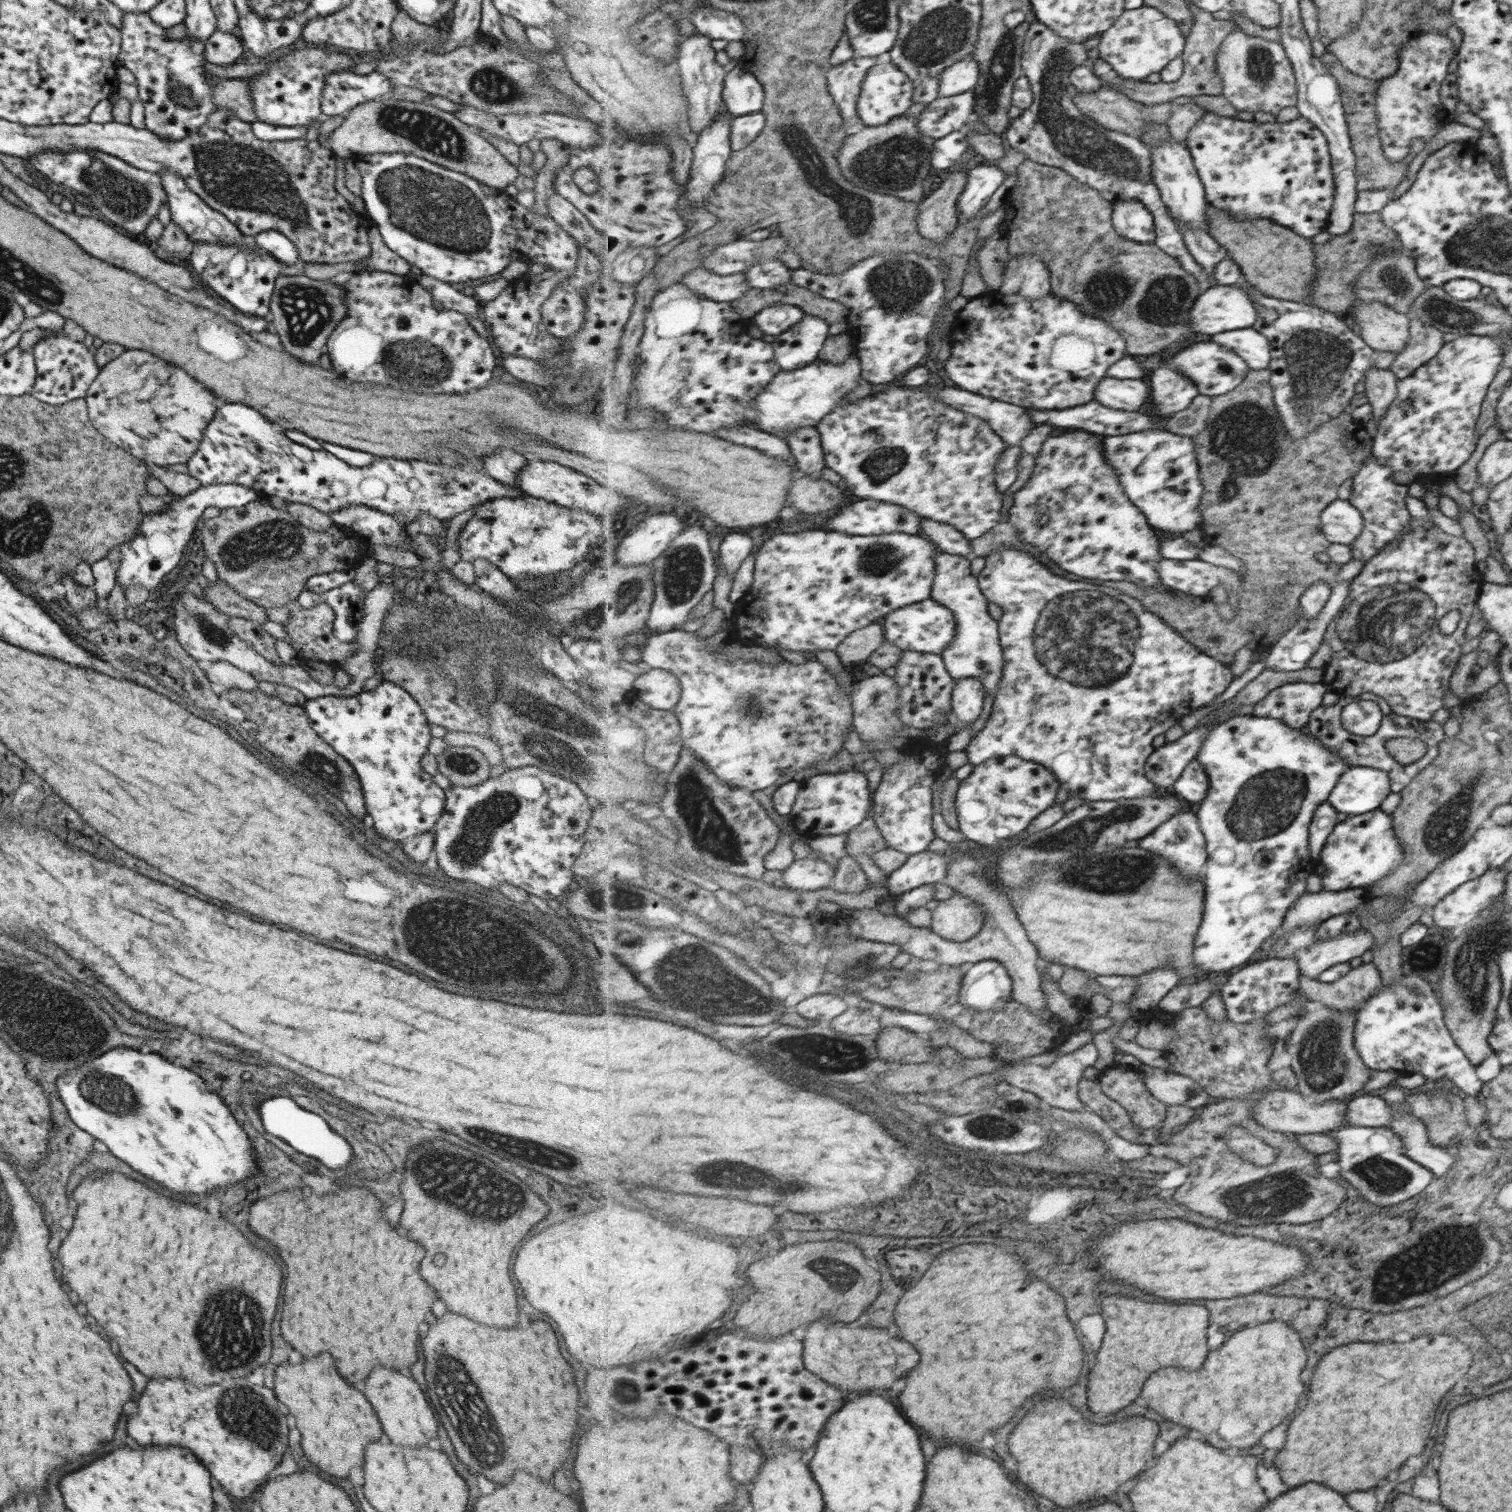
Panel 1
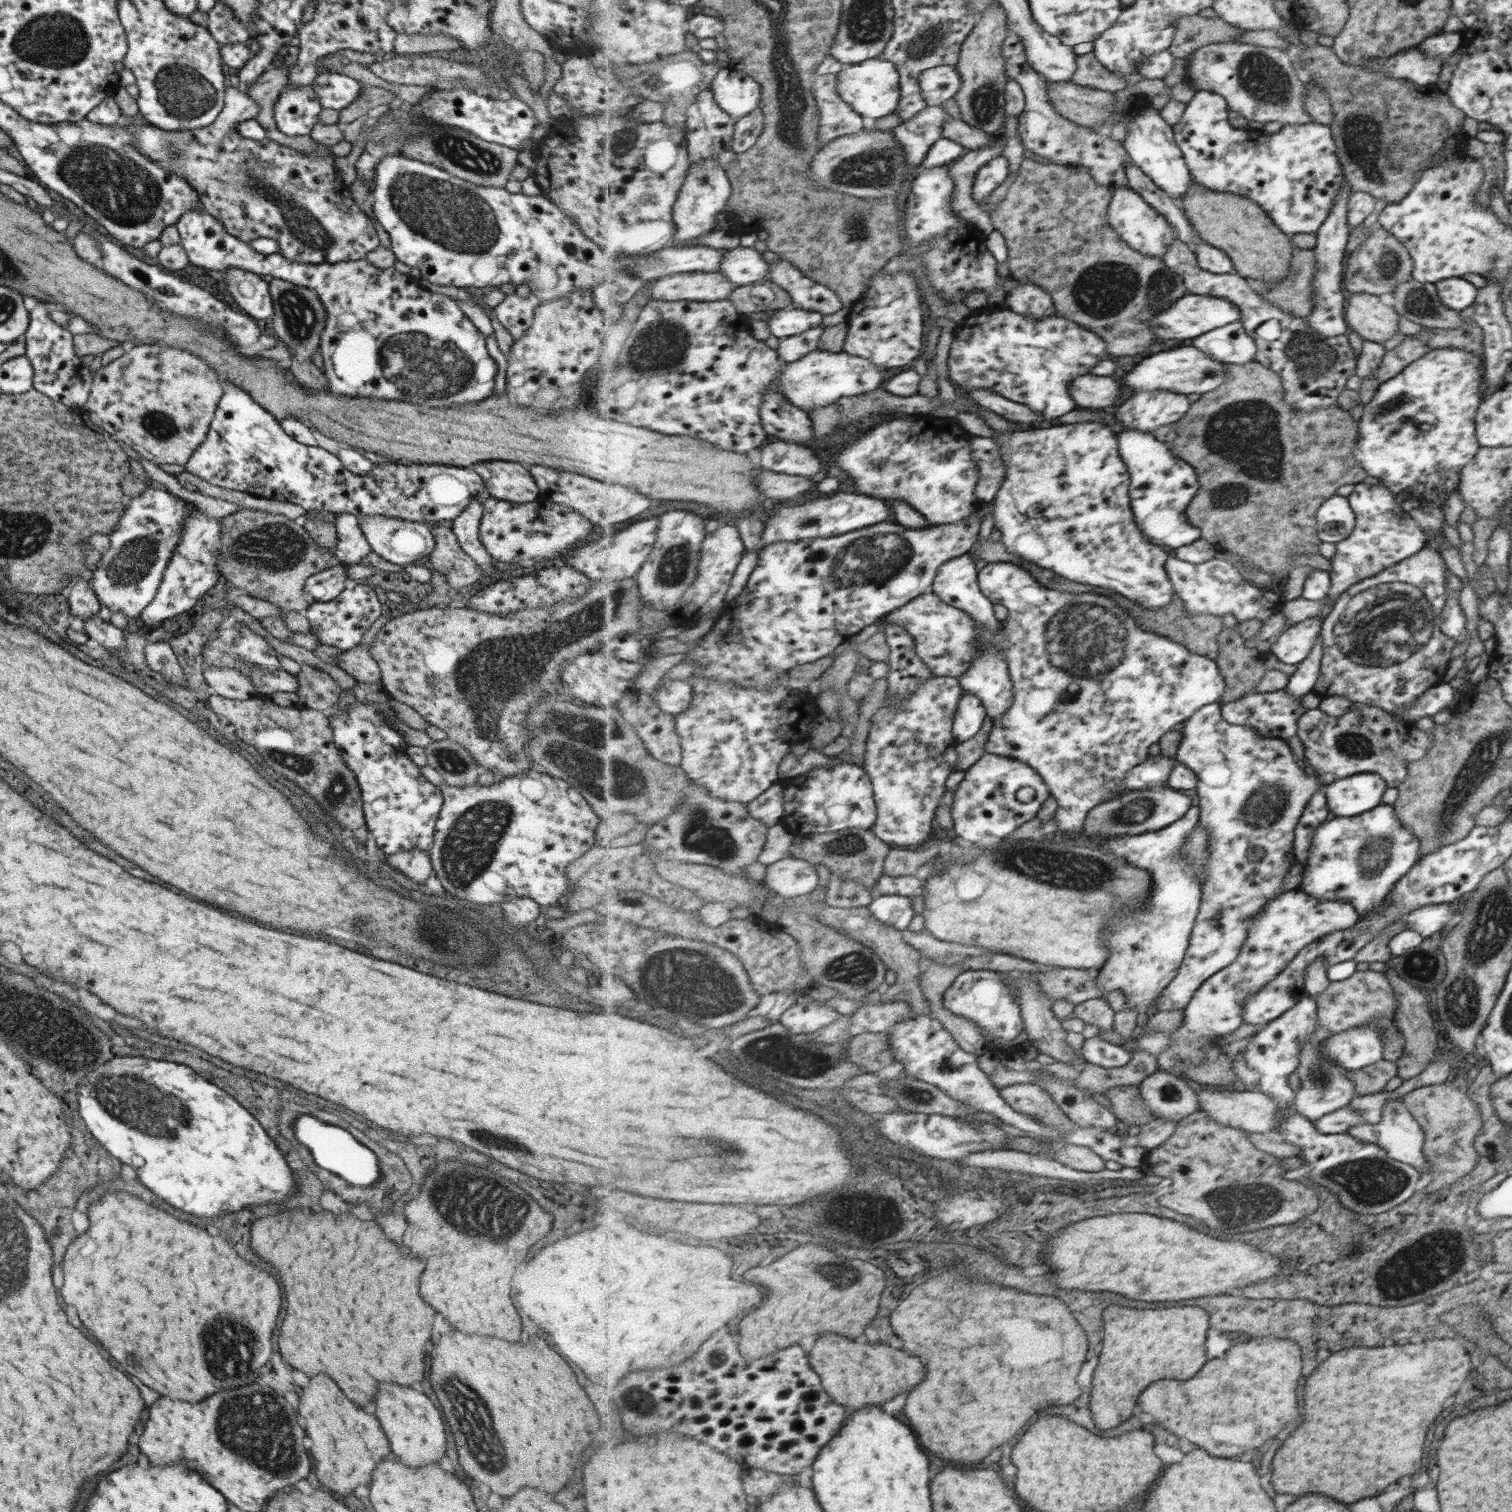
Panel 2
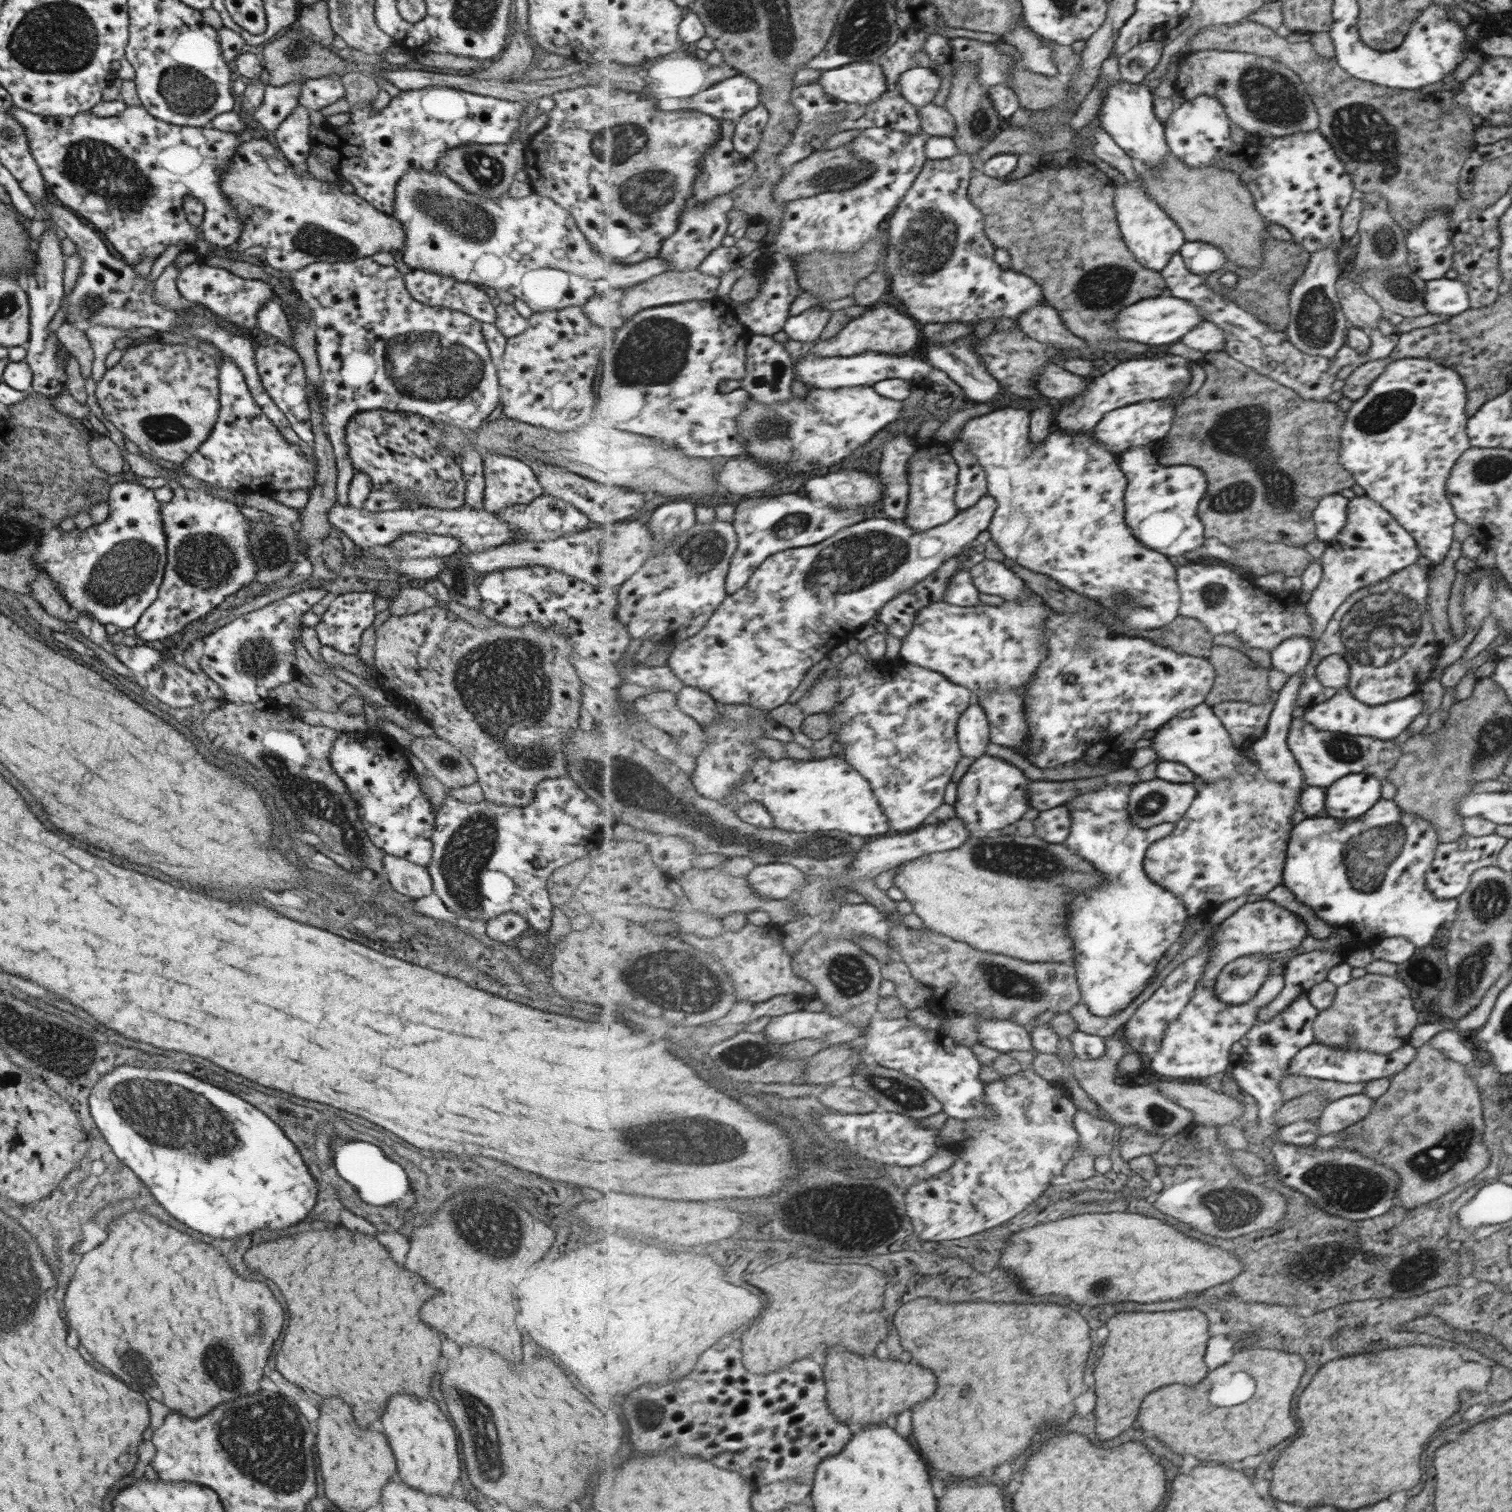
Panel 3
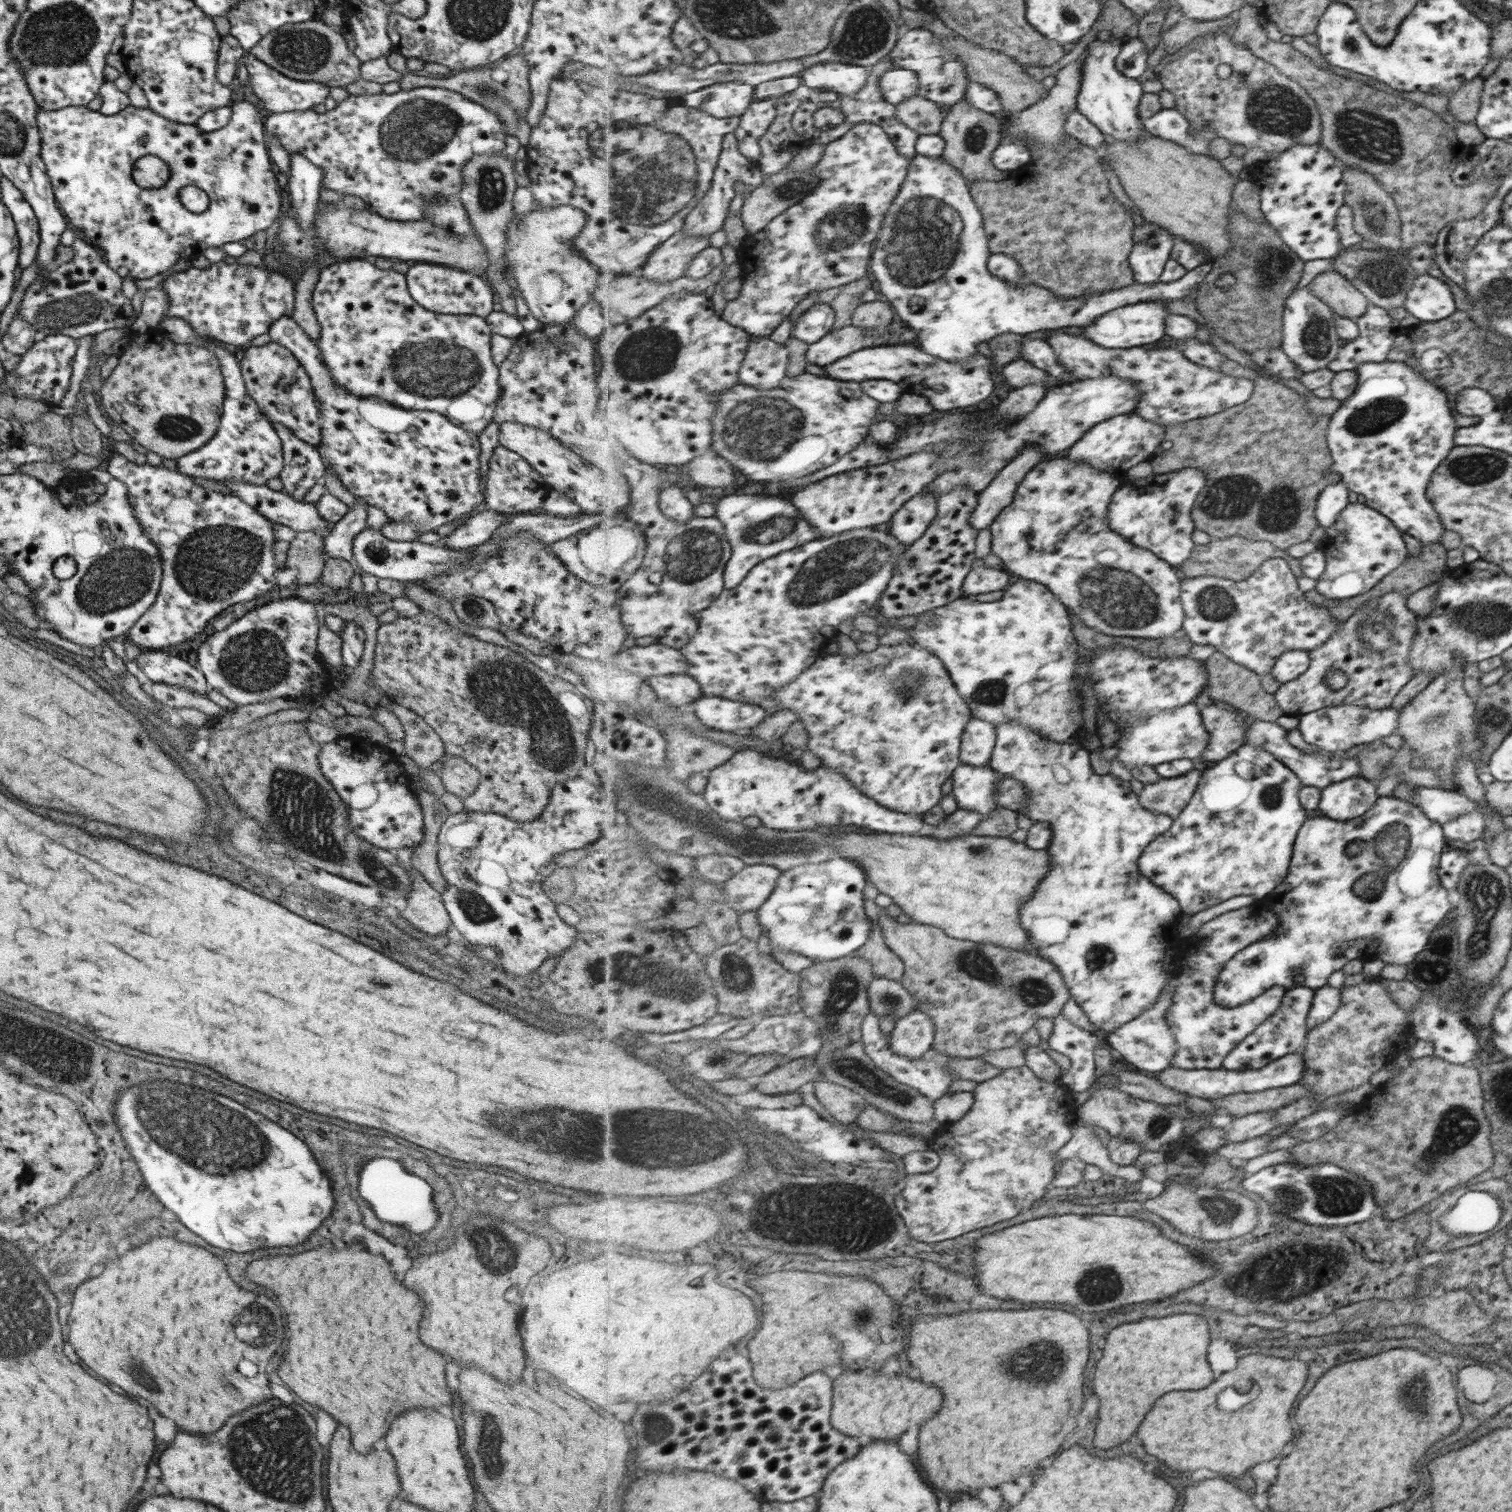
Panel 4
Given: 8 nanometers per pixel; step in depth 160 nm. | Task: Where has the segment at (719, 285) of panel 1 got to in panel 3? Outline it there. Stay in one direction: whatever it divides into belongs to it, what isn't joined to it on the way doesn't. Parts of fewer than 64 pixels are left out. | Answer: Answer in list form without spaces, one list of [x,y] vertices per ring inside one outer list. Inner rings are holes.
[[[698,268],[689,271],[667,271],[657,277],[651,278],[650,281],[643,282],[639,286],[625,287],[625,298],[620,303],[620,322],[634,317],[638,312],[654,306],[665,306],[670,304],[679,304],[689,301],[713,300],[717,296],[721,280],[718,276],[705,274]]]

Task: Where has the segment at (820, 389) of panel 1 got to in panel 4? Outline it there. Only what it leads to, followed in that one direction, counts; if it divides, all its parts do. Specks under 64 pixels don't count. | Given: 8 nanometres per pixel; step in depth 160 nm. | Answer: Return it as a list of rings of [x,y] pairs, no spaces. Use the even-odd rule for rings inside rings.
[[[878,346],[858,350],[858,352],[842,360],[828,365],[823,370],[825,370],[827,377],[835,380],[851,380],[855,382],[873,381],[873,378],[877,378],[877,380],[893,380],[893,382],[901,384],[901,388],[905,392],[924,396],[937,410],[953,410],[953,408],[975,406],[975,404],[987,400],[995,392],[995,382],[993,382],[993,376],[991,376],[992,362],[983,354],[977,356],[973,362],[953,364],[953,362],[945,362],[941,358],[935,358],[935,356],[923,352],[921,348],[915,348],[915,346]]]

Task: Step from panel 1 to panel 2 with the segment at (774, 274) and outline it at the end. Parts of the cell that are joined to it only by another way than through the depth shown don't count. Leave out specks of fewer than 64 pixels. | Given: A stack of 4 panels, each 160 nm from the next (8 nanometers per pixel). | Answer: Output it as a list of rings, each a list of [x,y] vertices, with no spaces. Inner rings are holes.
[[[738,246],[727,251],[720,271],[730,278],[732,284],[747,286],[768,278],[768,268],[769,265],[755,248]]]

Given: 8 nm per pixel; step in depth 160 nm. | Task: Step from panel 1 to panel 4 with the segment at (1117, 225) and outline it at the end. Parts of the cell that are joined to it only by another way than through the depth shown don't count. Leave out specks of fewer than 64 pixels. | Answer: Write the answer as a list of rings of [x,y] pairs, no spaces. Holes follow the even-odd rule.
[[[1146,221],[1142,226],[1135,226],[1133,250],[1129,254],[1135,281],[1140,284],[1159,283],[1178,240],[1169,230],[1155,223]]]

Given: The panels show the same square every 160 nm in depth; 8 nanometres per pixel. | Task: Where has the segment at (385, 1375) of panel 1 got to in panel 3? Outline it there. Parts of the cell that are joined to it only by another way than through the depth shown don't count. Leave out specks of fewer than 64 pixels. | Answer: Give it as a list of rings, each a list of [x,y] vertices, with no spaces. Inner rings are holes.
[[[395,1394],[387,1402],[381,1426],[403,1484],[425,1494],[451,1494],[453,1482],[457,1482],[461,1470],[457,1458],[457,1439],[449,1420],[435,1404],[415,1396]]]

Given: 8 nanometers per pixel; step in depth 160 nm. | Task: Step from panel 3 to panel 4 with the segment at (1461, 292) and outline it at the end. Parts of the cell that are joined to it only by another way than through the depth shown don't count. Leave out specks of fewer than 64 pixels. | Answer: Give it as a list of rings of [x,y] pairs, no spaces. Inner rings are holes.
[[[1427,273],[1413,278],[1402,307],[1420,322],[1441,321],[1457,310],[1447,284]]]

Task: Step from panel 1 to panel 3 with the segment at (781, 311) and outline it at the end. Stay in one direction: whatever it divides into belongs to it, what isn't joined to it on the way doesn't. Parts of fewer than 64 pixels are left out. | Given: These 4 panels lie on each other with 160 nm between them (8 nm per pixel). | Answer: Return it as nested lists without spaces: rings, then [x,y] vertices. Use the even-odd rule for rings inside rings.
[[[817,306],[798,315],[791,315],[783,332],[791,339],[799,340],[805,346],[812,345],[821,338],[832,317],[831,311]]]

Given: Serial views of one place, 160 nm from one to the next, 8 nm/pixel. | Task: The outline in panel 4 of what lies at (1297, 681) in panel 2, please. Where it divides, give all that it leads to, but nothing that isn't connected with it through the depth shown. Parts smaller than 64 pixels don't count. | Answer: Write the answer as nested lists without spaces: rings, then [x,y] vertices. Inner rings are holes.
[[[1357,503],[1347,505],[1341,516],[1327,528],[1319,545],[1326,563],[1314,589],[1328,599],[1348,599],[1371,590],[1405,560],[1408,553],[1401,539],[1402,533],[1386,515],[1373,507]],[[1245,745],[1241,748],[1235,750],[1230,754],[1229,758],[1226,760],[1215,763],[1212,768],[1203,769],[1202,781],[1199,783],[1198,789],[1195,791],[1194,797],[1190,800],[1190,804],[1186,806],[1185,810],[1174,819],[1174,824],[1172,828],[1165,834],[1161,834],[1151,845],[1147,846],[1145,852],[1142,853],[1140,858],[1140,870],[1147,878],[1150,878],[1157,886],[1163,887],[1163,890],[1170,892],[1175,895],[1175,898],[1179,899],[1182,905],[1182,912],[1191,914],[1197,914],[1209,906],[1215,906],[1215,904],[1221,904],[1233,896],[1254,896],[1255,898],[1265,898],[1267,894],[1273,892],[1277,887],[1277,884],[1281,884],[1281,880],[1285,878],[1285,872],[1289,868],[1290,856],[1292,855],[1293,842],[1300,828],[1305,820],[1305,812],[1303,812],[1303,806],[1299,806],[1299,784],[1298,776],[1294,774],[1290,768],[1287,768],[1285,764],[1279,762],[1275,759],[1275,756],[1262,747],[1257,747],[1255,745]],[[1239,762],[1251,762],[1258,766],[1263,774],[1259,774],[1258,778],[1245,780],[1243,776],[1237,774],[1237,764]]]

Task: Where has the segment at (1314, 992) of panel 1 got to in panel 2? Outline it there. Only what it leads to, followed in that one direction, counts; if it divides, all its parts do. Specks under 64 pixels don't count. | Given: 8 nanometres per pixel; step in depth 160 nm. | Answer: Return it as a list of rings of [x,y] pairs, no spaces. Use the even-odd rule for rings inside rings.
[[[1366,969],[1353,972],[1353,975],[1347,979],[1328,983],[1329,987],[1314,998],[1318,1026],[1335,1034],[1350,1028],[1365,1026],[1372,1021],[1378,1022],[1378,1028],[1382,1030],[1382,1034],[1386,1034],[1383,1058],[1391,1062],[1397,1061],[1399,1056],[1402,1056],[1401,1048],[1403,1048],[1401,1032],[1395,1020],[1398,1000],[1386,976],[1381,971],[1375,972]]]

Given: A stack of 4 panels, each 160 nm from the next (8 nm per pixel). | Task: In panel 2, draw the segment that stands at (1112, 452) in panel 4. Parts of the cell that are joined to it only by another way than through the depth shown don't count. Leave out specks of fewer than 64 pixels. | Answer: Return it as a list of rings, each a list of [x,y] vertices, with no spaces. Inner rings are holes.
[[[1157,389],[1128,398],[1118,407],[1114,418],[1125,431],[1155,432],[1165,424],[1180,421],[1191,405],[1186,394]]]

